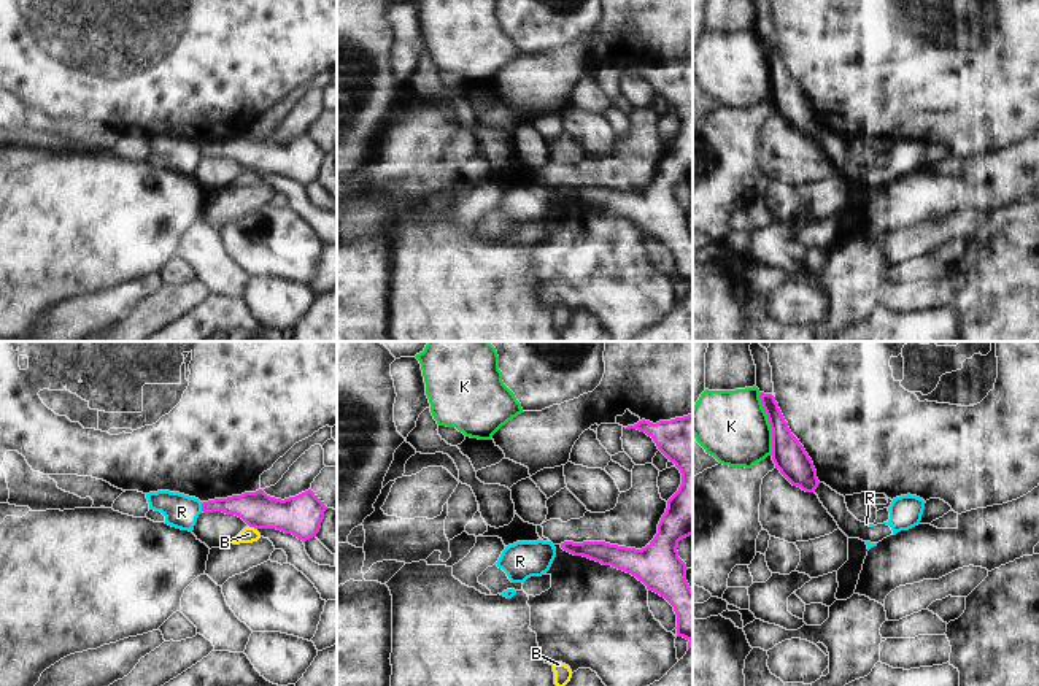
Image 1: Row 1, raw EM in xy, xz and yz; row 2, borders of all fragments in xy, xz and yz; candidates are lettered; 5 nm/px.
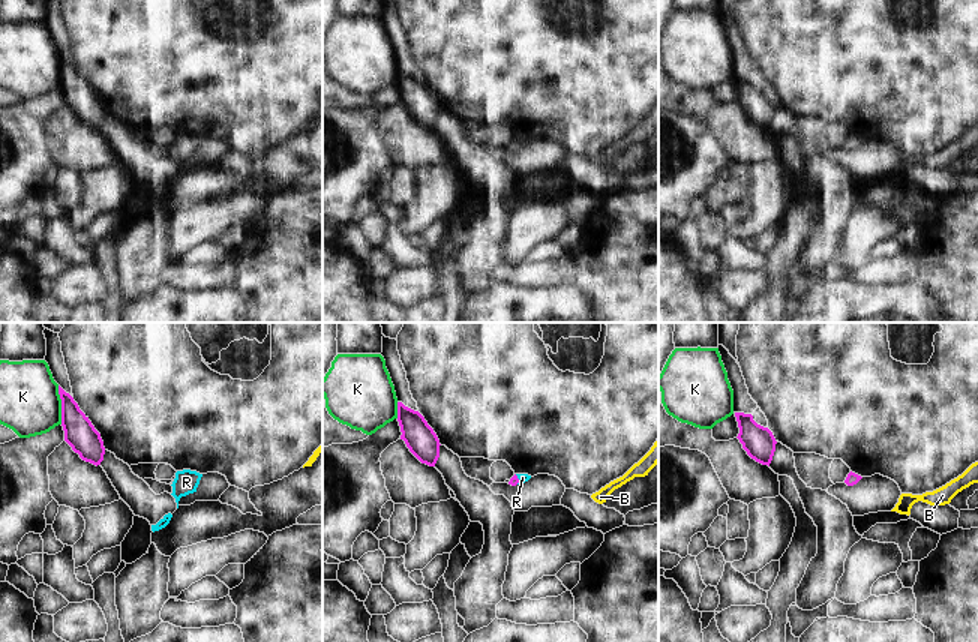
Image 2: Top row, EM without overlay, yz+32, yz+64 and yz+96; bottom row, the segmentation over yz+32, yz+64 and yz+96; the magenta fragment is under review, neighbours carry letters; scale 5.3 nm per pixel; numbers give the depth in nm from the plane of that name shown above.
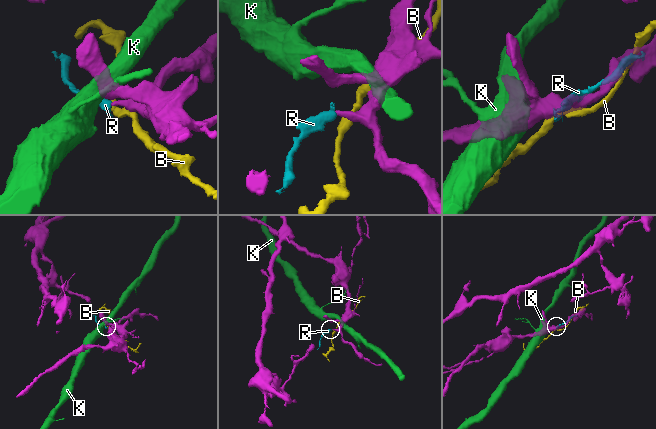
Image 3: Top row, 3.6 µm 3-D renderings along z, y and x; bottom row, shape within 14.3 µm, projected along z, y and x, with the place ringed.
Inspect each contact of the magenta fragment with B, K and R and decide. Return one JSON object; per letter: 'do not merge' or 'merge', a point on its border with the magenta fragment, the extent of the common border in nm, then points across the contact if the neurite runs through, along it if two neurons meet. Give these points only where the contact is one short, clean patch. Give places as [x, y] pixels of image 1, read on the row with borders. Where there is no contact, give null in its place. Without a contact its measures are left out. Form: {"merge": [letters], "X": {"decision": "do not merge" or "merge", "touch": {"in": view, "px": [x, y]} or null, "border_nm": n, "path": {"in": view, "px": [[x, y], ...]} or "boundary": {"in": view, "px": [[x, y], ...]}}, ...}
{"merge": [], "B": {"decision": "do not merge", "touch": {"in": "xy", "px": [253, 526]}, "border_nm": 40, "boundary": {"in": "xy", "px": [[250, 526], [254, 529]]}}, "K": {"decision": "do not merge", "touch": {"in": "yz", "px": [769, 423]}, "border_nm": 320, "boundary": {"in": "yz", "px": [[760, 393], [760, 402], [771, 429], [771, 454]]}}, "R": {"decision": "do not merge", "touch": {"in": "xy", "px": [202, 507]}, "border_nm": 50, "boundary": {"in": "xy", "px": [[204, 502], [200, 510]]}}}

